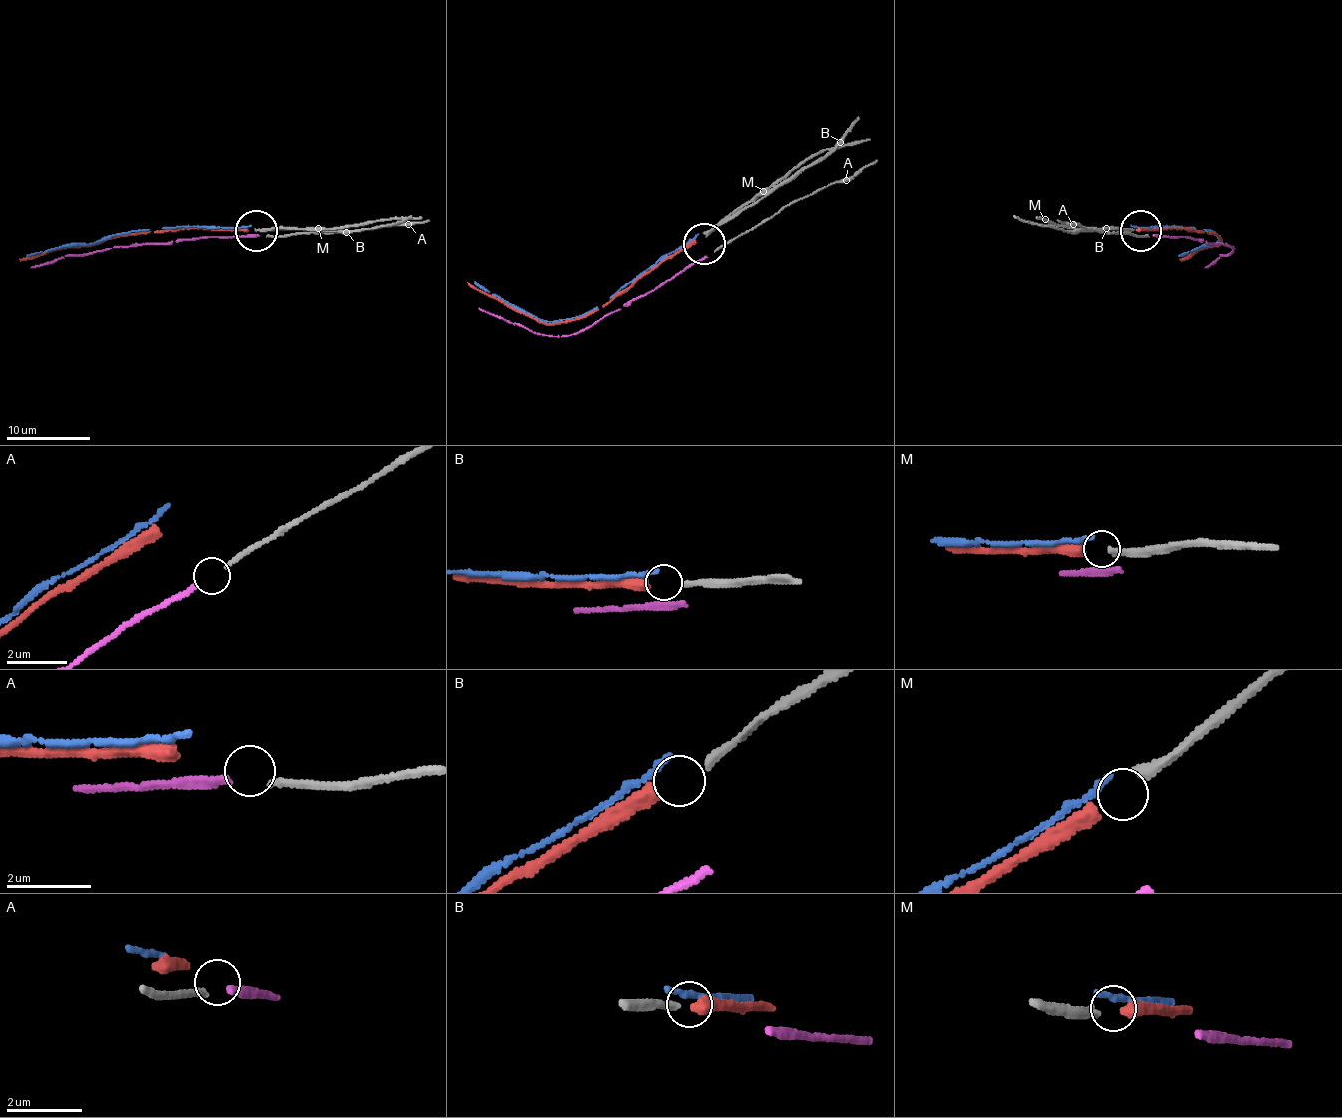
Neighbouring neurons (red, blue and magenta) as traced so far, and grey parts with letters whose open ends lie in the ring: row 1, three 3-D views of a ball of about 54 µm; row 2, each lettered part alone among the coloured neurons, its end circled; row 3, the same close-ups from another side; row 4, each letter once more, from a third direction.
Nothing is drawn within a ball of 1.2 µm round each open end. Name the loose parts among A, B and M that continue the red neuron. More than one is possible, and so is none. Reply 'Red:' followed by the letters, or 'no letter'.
Red: M

